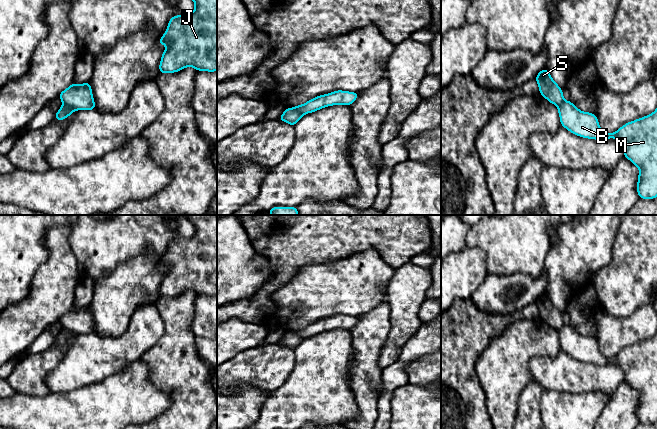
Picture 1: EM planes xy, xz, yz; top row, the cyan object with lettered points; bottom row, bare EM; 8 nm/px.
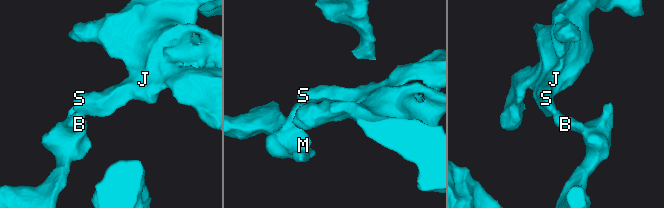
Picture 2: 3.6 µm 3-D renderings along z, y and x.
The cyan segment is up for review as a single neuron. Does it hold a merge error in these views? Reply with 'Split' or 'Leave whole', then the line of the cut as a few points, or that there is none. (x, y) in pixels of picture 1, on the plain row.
Split. Split along xy (63, 327), (76, 333)

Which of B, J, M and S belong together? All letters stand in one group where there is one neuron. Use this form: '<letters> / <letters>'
B M / J S

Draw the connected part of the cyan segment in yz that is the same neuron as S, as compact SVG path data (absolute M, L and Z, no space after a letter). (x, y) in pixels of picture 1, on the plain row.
M546 292L537 298L535 304L538 307L540 319L546 322L547 325L556 330L560 330L565 325L562 313L552 303Z

